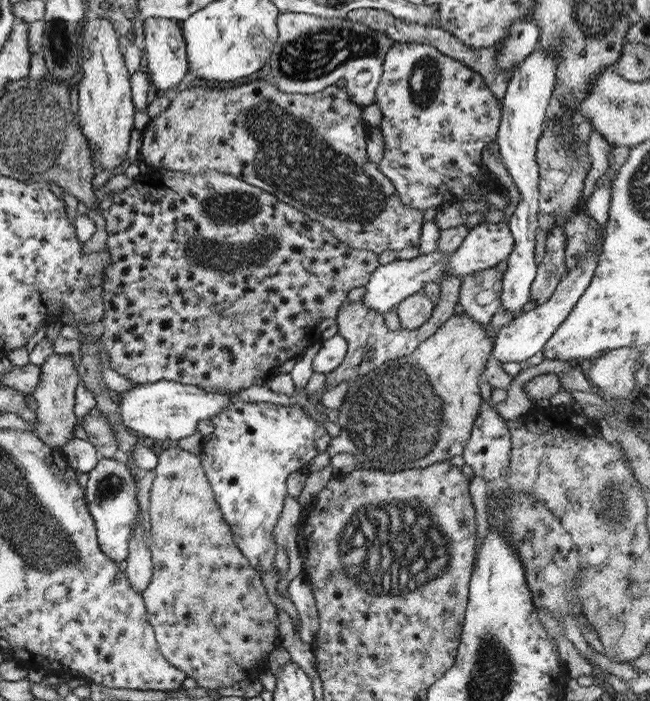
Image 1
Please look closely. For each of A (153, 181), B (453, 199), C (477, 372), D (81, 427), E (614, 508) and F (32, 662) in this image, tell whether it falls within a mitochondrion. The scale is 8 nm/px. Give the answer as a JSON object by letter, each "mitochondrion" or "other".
{"A":"other","B":"other","C":"other","D":"other","E":"mitochondrion","F":"other"}

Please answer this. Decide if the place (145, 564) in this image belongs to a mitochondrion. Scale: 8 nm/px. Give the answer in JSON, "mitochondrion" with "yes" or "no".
{"mitochondrion":"no"}

